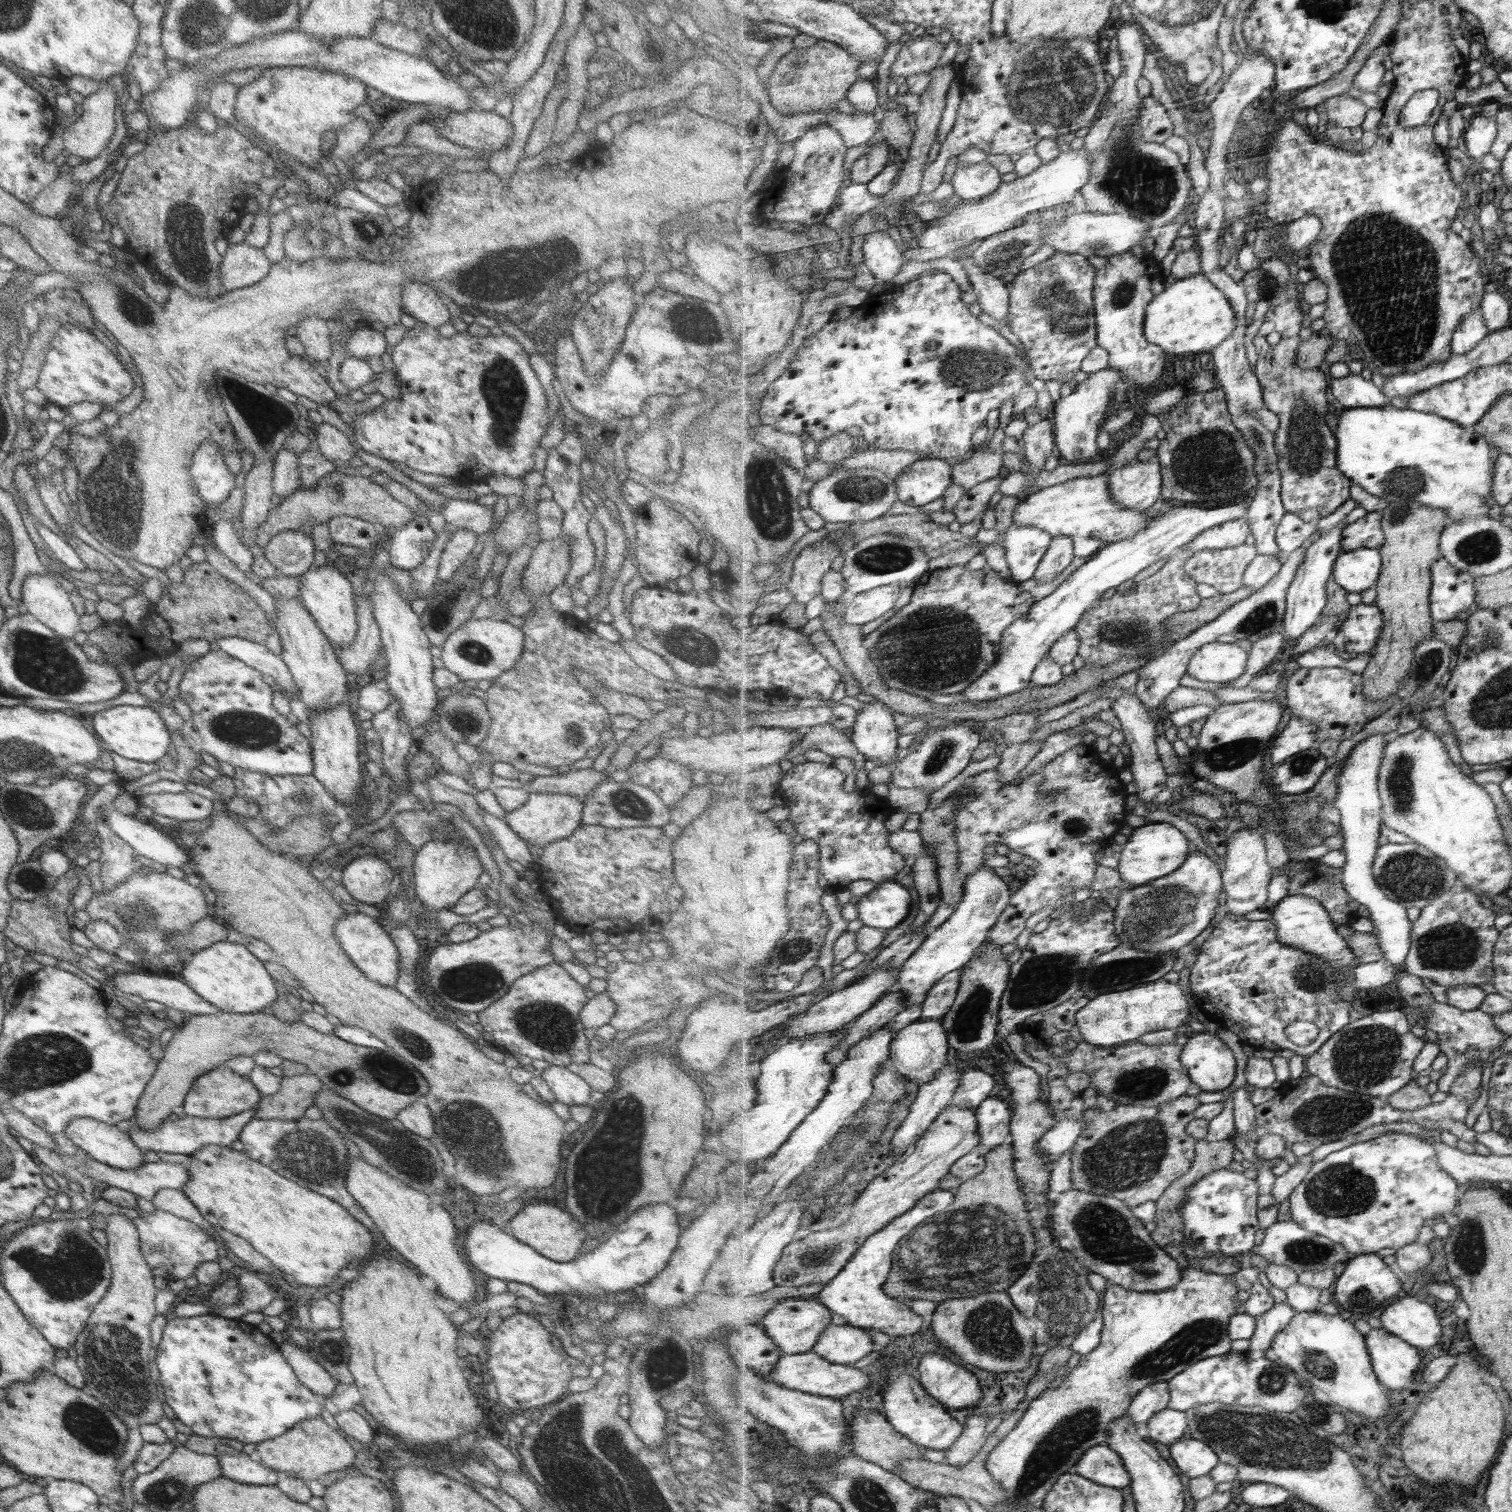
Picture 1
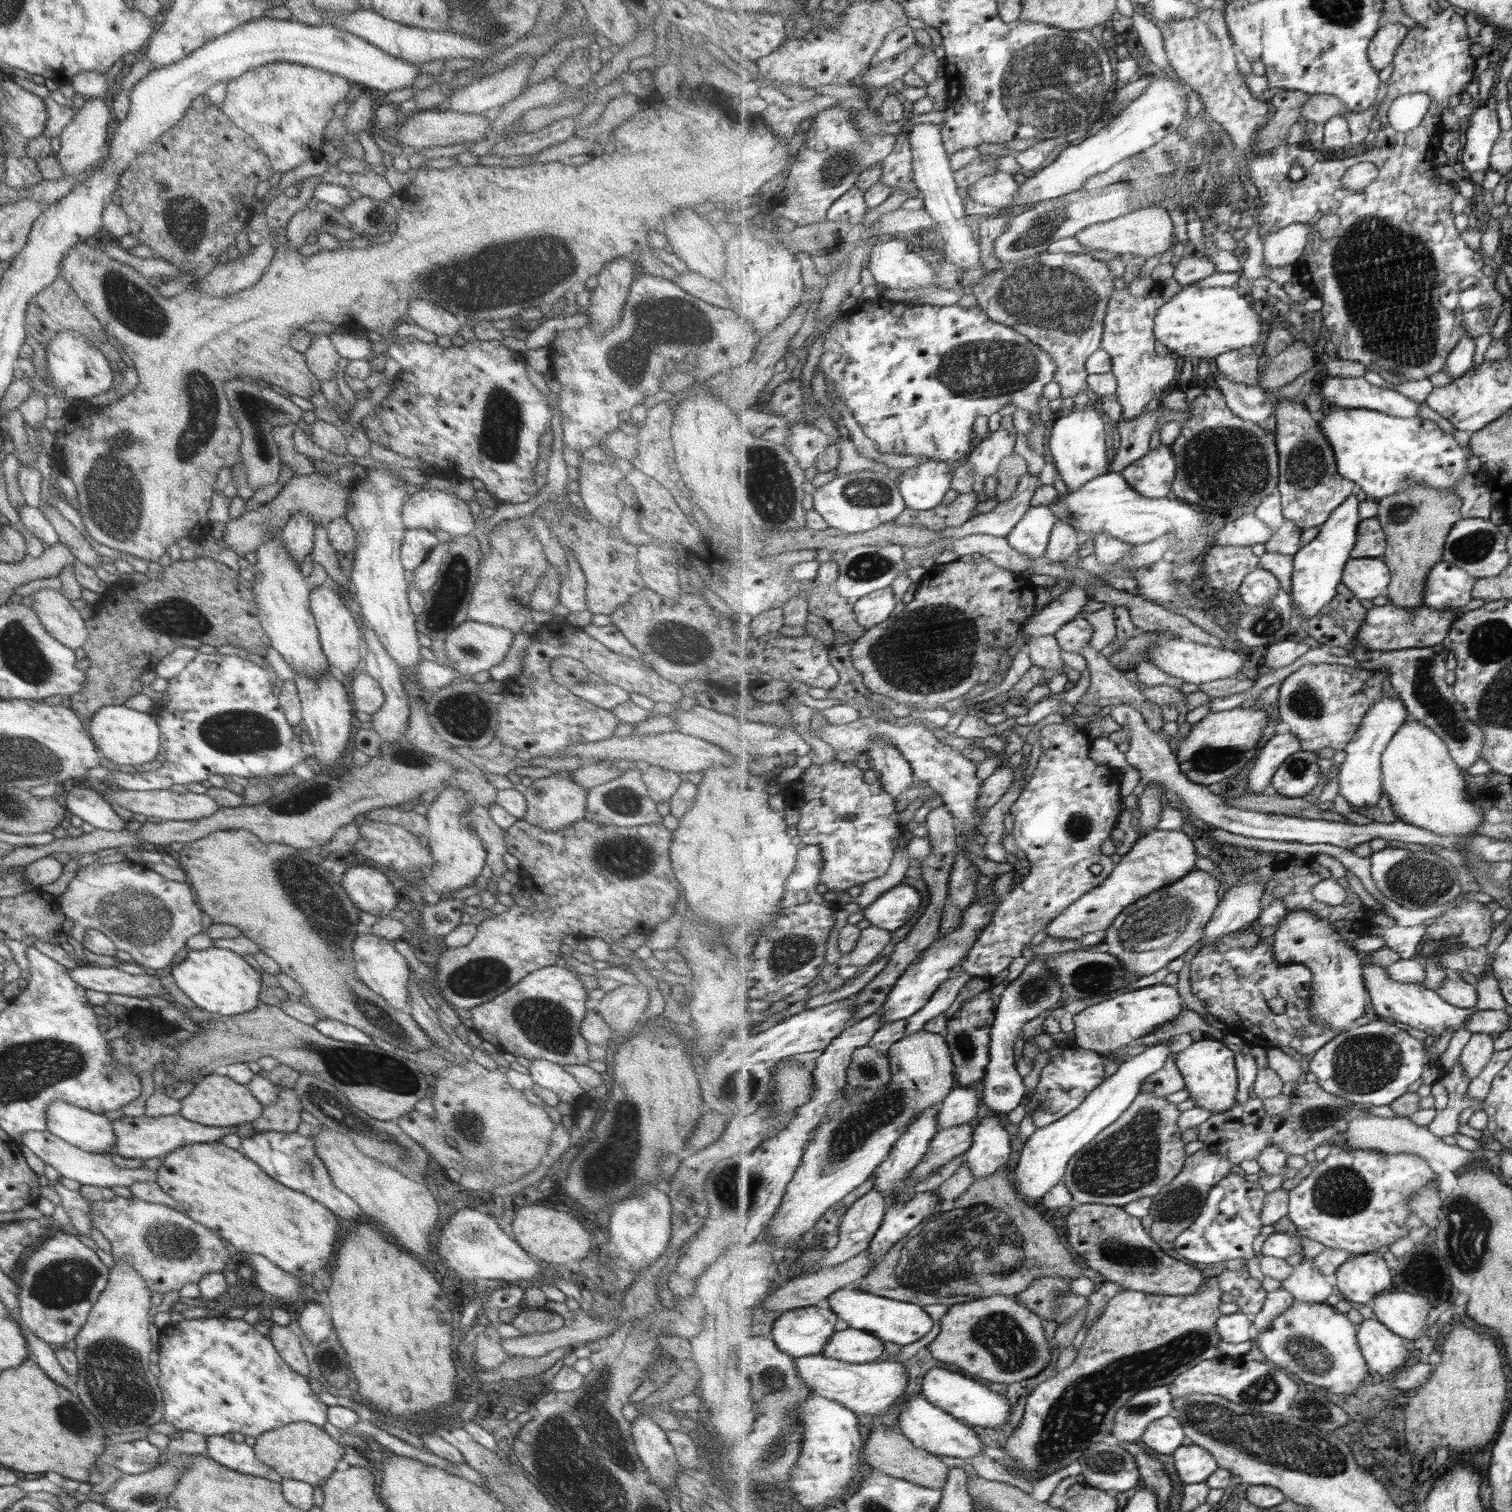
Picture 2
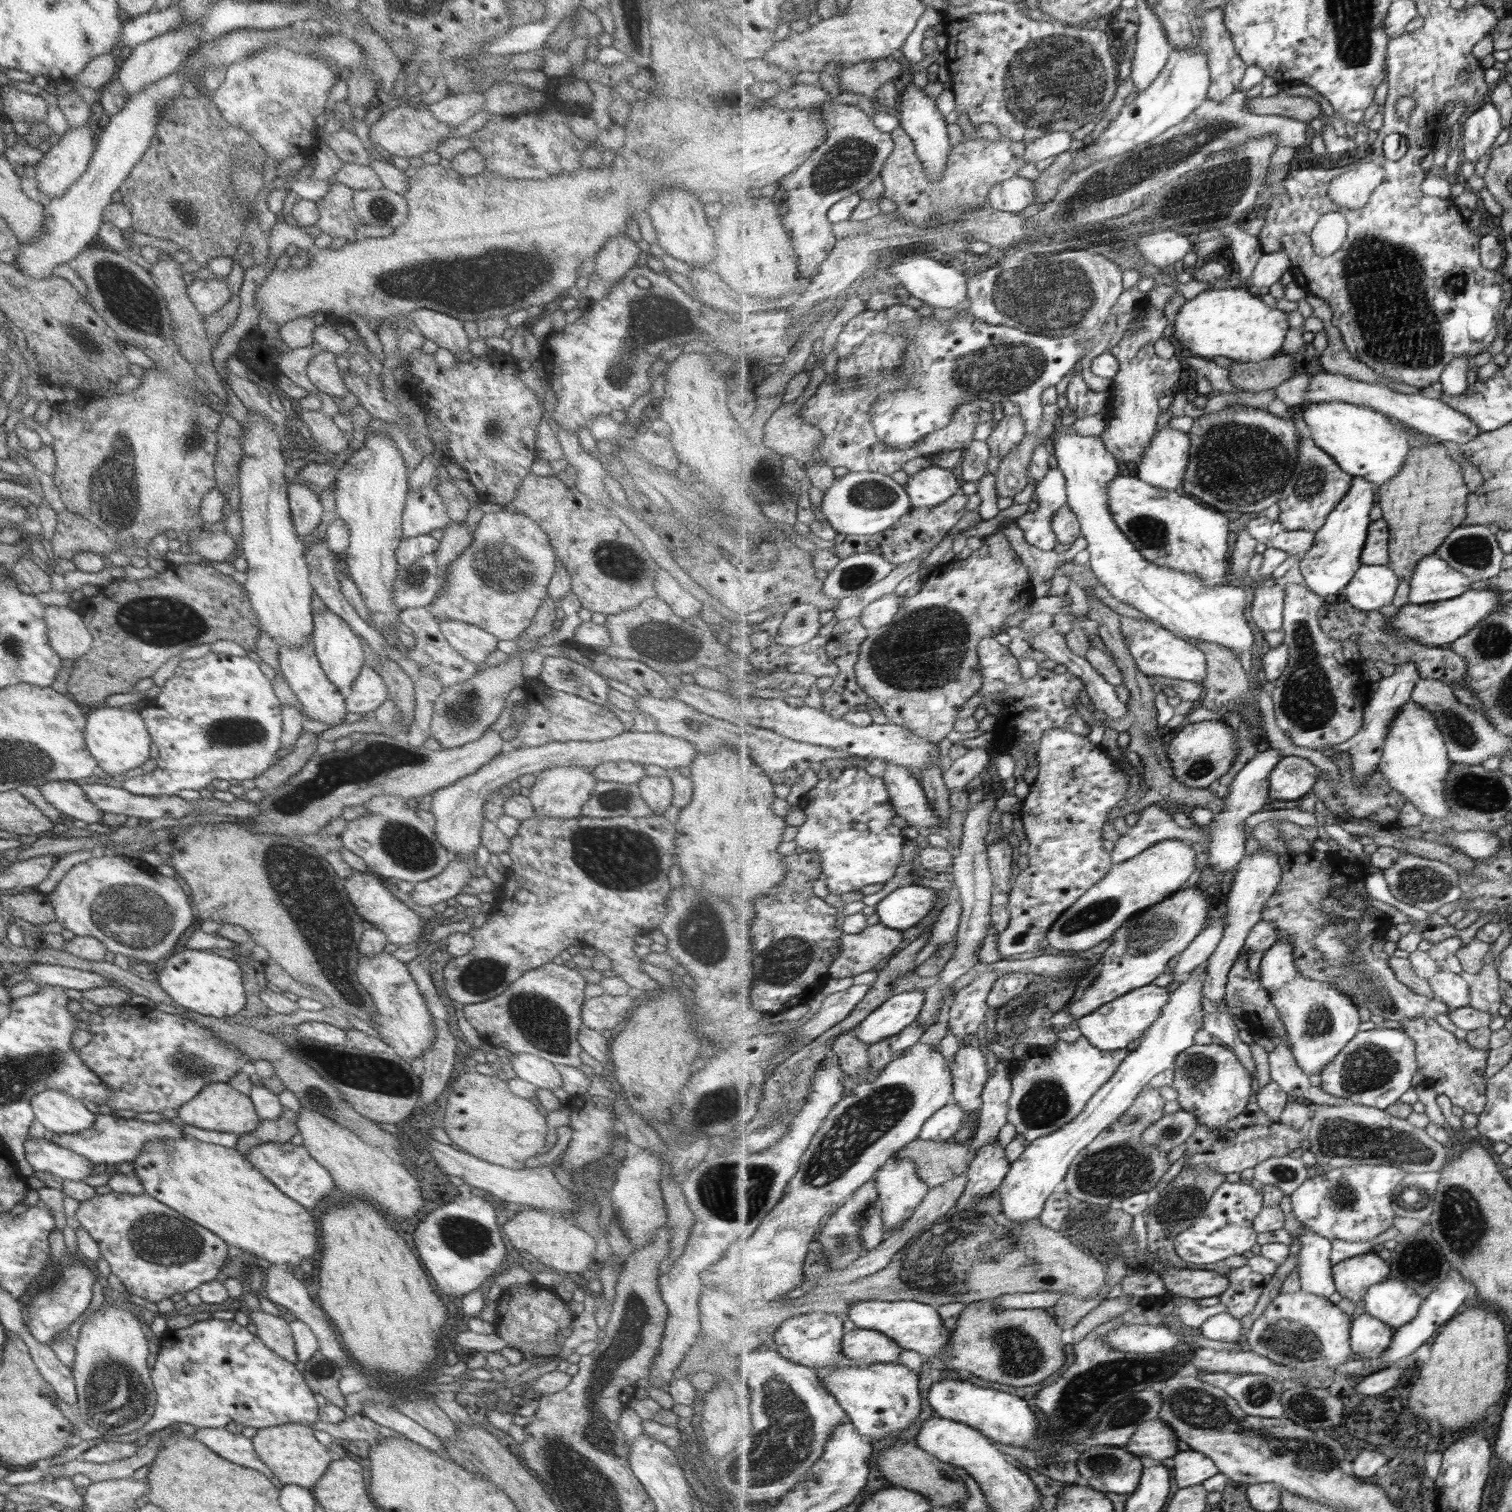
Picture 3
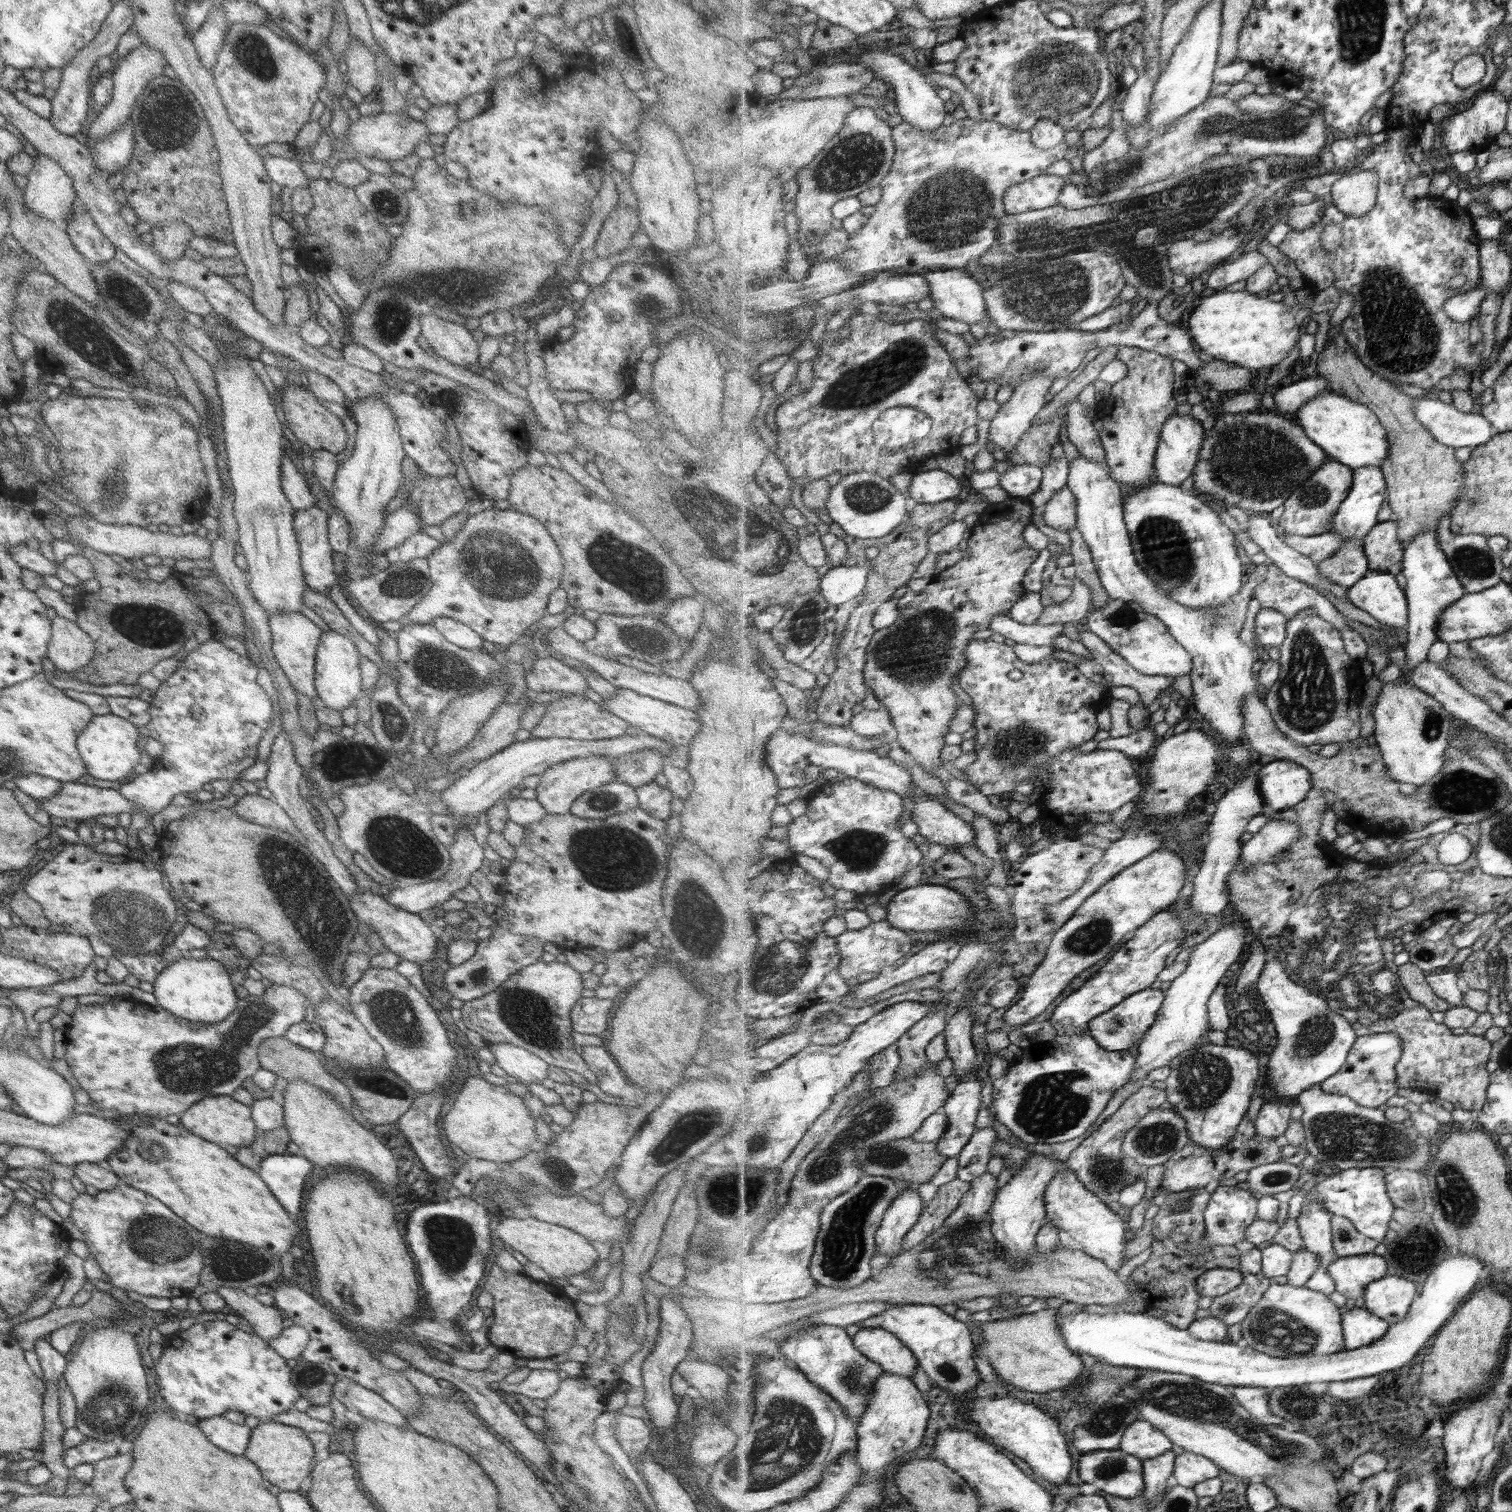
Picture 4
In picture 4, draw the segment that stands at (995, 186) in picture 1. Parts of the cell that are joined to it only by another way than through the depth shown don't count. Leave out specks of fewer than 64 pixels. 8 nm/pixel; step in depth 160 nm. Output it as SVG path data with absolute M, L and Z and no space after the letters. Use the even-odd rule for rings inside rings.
M1043 174L1023 184L1011 186L1005 192L1005 209L1008 214L1022 214L1059 206L1061 190L1067 184L1069 181L1063 176Z

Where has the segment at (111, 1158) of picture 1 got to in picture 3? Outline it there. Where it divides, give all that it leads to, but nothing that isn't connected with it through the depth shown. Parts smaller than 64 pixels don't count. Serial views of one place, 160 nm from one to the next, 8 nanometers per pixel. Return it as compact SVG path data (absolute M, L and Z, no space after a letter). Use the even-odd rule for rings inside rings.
M46 1088L39 1092L39 1095L29 1099L29 1106L31 1106L31 1114L33 1119L37 1120L39 1126L45 1128L45 1133L53 1135L73 1135L87 1131L93 1125L95 1115L91 1114L82 1102L67 1096L58 1090L51 1090Z

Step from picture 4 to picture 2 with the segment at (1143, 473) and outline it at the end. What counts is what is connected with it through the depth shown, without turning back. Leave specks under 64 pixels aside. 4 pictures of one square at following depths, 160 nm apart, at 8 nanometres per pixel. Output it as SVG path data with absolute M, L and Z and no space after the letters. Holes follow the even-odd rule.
M1151 276L1136 277L1130 284L1122 277L1117 277L1117 284L1108 304L1102 348L1112 358L1112 373L1118 380L1118 391L1114 400L1122 404L1123 422L1129 422L1128 420L1142 415L1147 404L1151 400L1163 398L1163 392L1167 392L1169 386L1176 382L1175 378L1178 378L1175 354L1161 357L1155 352L1155 317L1159 308L1166 303L1159 286Z

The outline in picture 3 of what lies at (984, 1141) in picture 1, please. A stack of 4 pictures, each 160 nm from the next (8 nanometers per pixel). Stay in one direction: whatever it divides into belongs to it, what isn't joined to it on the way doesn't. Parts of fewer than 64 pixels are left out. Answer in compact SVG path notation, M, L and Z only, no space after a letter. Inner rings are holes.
M998 1139L983 1146L974 1157L975 1160L971 1162L966 1174L968 1185L957 1207L969 1207L971 1203L976 1203L997 1191L1012 1166L1007 1160L1005 1148L999 1144Z

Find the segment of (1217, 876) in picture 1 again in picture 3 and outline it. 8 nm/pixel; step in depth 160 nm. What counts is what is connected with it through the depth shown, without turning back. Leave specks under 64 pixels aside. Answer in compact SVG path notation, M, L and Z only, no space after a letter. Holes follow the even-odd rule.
M1192 887L1176 892L1161 904L1155 904L1137 916L1131 917L1112 936L1111 944L1103 953L1103 966L1093 986L1085 989L1082 997L1066 1009L1076 1020L1099 1010L1104 1004L1117 1000L1124 994L1149 986L1161 974L1165 974L1169 960L1180 956L1198 938L1206 927L1211 900L1202 888Z

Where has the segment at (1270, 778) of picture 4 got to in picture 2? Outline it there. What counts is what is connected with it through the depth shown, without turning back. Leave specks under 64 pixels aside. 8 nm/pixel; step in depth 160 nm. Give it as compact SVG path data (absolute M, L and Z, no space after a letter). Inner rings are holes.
M1309 751L1292 755L1272 779L1271 791L1287 798L1308 798L1322 778L1319 761L1318 754Z

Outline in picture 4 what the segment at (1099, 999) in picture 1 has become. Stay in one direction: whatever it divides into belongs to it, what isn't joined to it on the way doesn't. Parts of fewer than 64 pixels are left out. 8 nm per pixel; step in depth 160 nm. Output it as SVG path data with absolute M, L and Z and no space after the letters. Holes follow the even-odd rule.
M1147 988L1147 990L1137 992L1123 1000L1121 1004L1117 1004L1115 1008L1111 1008L1110 1011L1091 1019L1088 1032L1103 1048L1110 1051L1119 1052L1131 1046L1138 1046L1146 1032L1157 1022L1158 1012L1162 1009L1165 999L1166 993L1160 989Z

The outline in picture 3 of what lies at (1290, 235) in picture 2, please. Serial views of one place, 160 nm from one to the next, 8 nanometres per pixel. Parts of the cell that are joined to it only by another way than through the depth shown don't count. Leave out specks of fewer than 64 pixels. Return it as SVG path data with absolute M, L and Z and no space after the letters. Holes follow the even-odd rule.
M1285 249L1274 253L1265 253L1258 262L1258 265L1253 271L1250 284L1250 289L1256 290L1261 287L1273 286L1279 283L1281 276L1285 272L1289 272L1292 268L1292 260L1289 253Z

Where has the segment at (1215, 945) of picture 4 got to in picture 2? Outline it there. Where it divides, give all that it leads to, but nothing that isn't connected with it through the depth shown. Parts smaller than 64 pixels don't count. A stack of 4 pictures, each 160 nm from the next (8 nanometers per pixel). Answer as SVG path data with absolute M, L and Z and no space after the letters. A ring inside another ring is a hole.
M1165 1040L1154 1044L1142 1053L1127 1058L1125 1062L1119 1064L1115 1073L1107 1077L1083 1101L1077 1110L1050 1126L1038 1128L1027 1140L1015 1168L1014 1184L1019 1186L1018 1195L1023 1196L1023 1200L1033 1200L1035 1207L1040 1209L1042 1198L1051 1188L1064 1180L1073 1155L1088 1147L1101 1132L1111 1124L1115 1124L1134 1104L1138 1094L1142 1092L1142 1084L1146 1078L1155 1071L1160 1071L1165 1066L1166 1060L1171 1055L1175 1055L1168 1047L1170 1041Z

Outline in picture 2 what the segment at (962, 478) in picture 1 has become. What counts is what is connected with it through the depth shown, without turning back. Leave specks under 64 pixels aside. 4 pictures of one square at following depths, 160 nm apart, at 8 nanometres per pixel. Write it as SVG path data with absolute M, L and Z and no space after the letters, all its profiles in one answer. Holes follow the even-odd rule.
M1007 430L990 433L977 441L974 450L967 456L973 471L973 491L979 493L981 500L991 499L983 494L985 480L996 476L1003 463L1013 456L1016 436Z

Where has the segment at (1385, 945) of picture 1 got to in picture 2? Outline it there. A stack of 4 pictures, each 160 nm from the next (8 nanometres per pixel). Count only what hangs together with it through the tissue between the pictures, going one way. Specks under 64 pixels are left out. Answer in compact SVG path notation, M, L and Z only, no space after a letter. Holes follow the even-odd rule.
M1397 696L1379 697L1379 701L1373 705L1371 711L1363 719L1362 727L1358 734L1351 739L1351 742L1344 748L1346 759L1340 766L1336 780L1339 784L1339 793L1344 797L1350 806L1375 806L1384 793L1382 787L1382 759L1385 749L1388 747L1392 738L1403 728L1409 720L1409 711L1405 703Z

